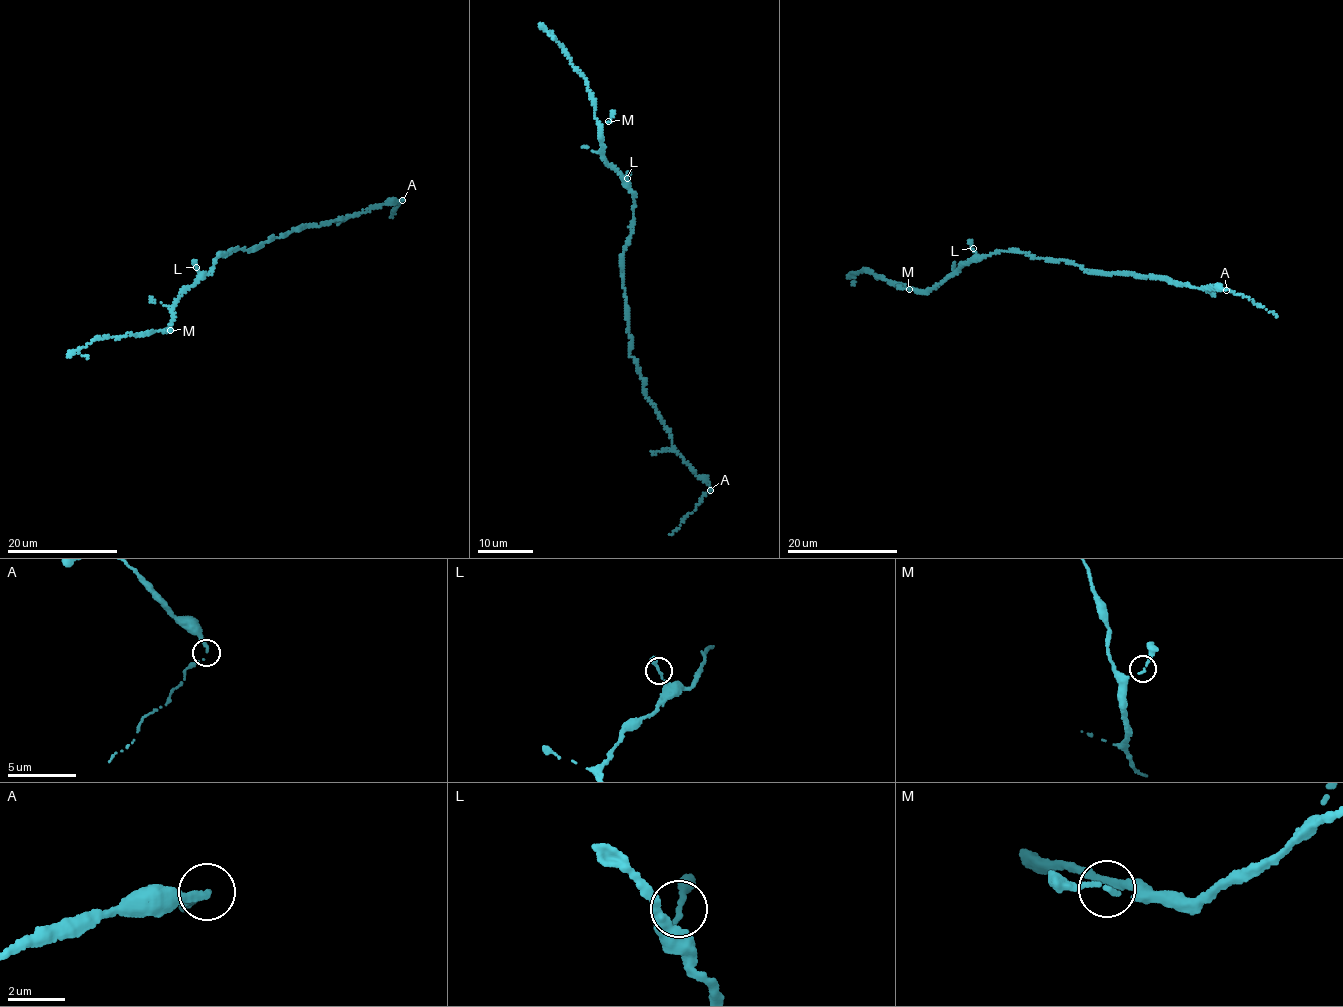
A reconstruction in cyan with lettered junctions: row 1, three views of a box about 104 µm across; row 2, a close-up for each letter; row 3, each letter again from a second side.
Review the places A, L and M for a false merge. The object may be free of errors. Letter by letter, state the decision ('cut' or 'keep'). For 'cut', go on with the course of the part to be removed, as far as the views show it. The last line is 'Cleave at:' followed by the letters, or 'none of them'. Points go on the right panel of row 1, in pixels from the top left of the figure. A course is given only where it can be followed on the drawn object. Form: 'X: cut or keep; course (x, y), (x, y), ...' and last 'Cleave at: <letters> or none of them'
A: cut; course (1226, 290), (1249, 297), (1277, 316)
L: keep
M: keep
Cleave at: A

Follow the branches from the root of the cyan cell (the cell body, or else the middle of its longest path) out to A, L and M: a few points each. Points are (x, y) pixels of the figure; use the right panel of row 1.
A: (1062, 261), (1076, 264), (1082, 270), (1152, 277), (1194, 288), (1226, 290)
L: (1062, 261), (997, 251), (980, 259), (973, 248)
M: (1062, 261), (997, 251), (967, 261), (925, 292), (909, 289)

